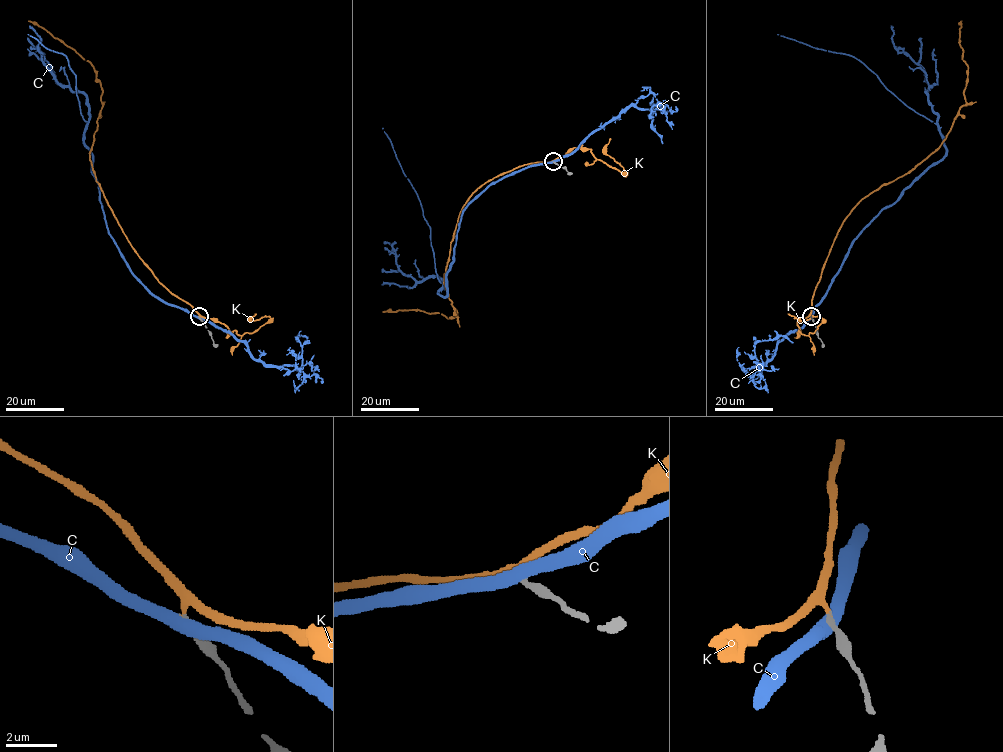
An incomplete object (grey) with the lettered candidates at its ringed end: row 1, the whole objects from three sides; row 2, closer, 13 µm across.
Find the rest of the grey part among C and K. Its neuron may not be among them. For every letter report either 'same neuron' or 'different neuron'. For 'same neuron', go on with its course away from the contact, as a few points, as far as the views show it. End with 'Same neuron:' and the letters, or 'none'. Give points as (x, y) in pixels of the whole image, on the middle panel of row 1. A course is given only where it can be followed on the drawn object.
C: different neuron
K: same neuron; it runs (553, 162), (514, 168), (469, 197), (444, 275), (456, 316), (383, 312)
Same neuron: K

